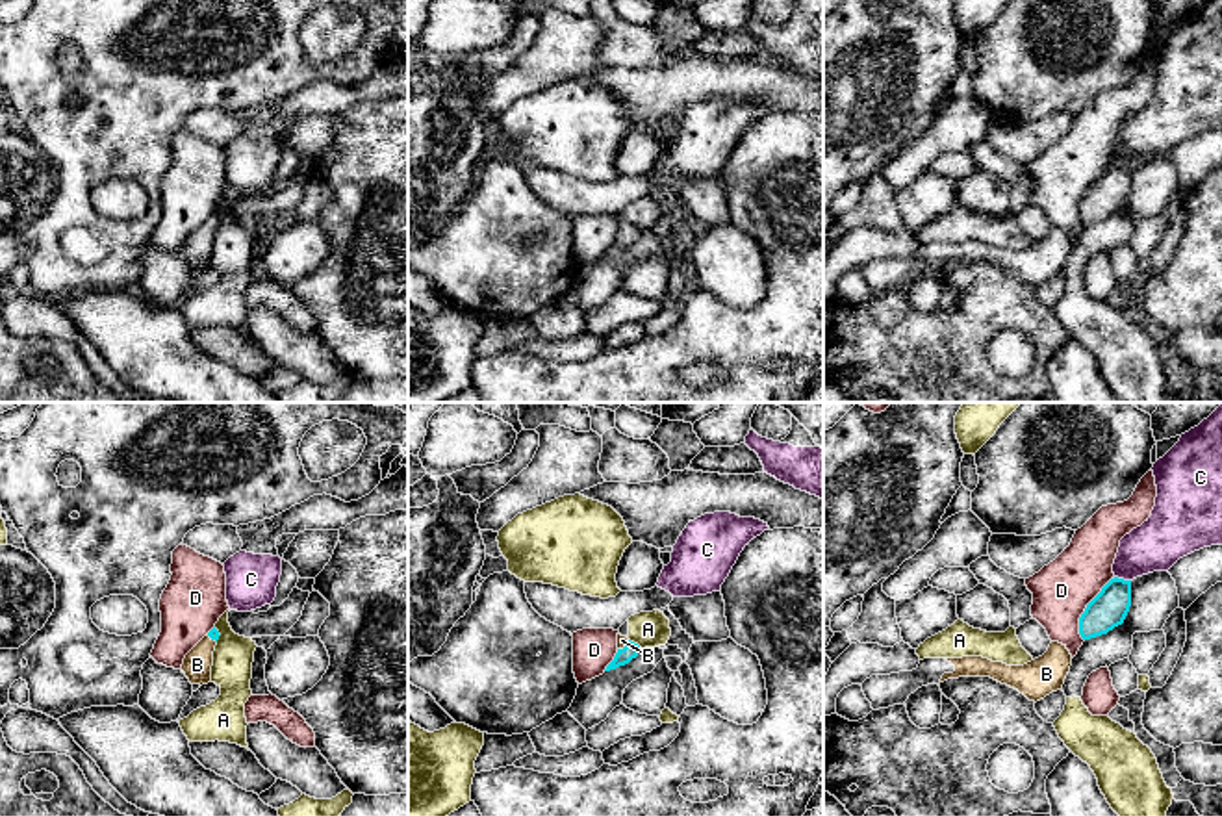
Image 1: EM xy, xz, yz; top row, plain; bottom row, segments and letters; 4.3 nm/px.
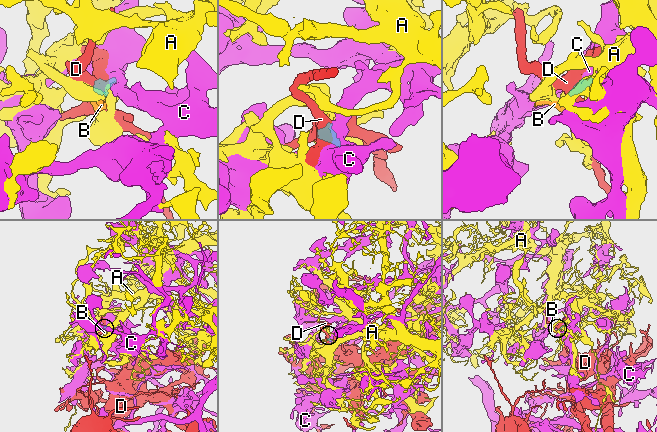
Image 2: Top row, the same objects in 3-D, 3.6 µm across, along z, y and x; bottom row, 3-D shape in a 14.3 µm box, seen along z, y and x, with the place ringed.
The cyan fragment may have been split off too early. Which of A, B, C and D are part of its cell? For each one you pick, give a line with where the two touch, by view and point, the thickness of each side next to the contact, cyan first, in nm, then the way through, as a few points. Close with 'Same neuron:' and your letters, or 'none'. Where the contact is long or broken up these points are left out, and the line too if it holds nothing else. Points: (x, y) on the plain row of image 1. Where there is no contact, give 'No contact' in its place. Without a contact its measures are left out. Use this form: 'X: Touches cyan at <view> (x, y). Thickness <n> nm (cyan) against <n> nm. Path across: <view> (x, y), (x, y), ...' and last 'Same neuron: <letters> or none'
B: Touches cyan at xz (625, 230). Thickness 70 nm (cyan) against 50 nm. Path across: xz (631, 234), (625, 230), (622, 225)
Same neuron: B

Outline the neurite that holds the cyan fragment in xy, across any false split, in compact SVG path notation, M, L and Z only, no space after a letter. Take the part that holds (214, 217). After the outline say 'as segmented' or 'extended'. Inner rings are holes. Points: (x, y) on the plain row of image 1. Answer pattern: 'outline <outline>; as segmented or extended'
outline M213 211L184 243L182 256L191 269L208 269L211 265L213 236L219 224Z; extended

